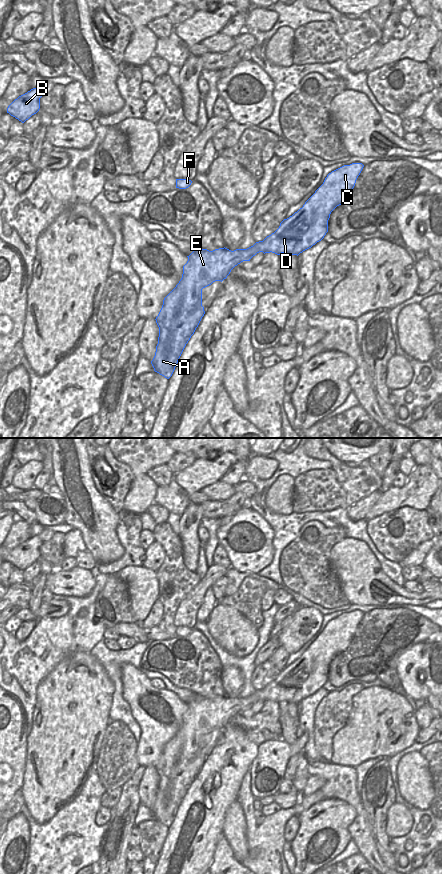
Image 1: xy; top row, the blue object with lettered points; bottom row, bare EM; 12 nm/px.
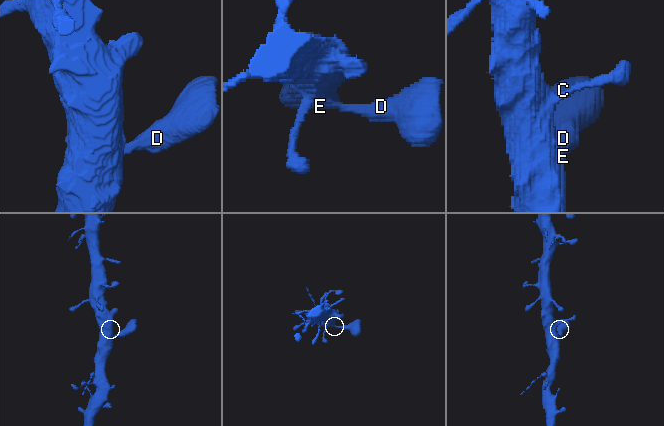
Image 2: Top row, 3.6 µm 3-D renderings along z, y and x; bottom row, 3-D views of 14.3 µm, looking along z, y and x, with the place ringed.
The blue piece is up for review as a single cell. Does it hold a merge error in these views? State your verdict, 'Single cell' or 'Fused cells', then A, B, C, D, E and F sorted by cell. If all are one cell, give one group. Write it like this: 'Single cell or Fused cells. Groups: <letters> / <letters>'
Single cell. Groups: A B C D E F

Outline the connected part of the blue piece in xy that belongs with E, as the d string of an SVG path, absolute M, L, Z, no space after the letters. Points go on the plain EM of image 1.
M352 611L344 613L327 623L323 632L305 650L302 656L292 664L284 667L279 676L267 684L263 689L256 690L247 697L236 697L231 699L227 696L219 696L213 699L196 695L189 703L187 711L183 714L182 726L176 735L164 746L162 756L156 765L159 775L158 792L151 812L154 819L169 827L178 811L178 808L198 775L205 762L202 754L202 737L215 729L223 729L231 718L243 709L250 707L259 700L275 701L280 703L299 703L321 689L328 680L328 668L331 660L339 653L345 651L349 646L356 628L364 613Z

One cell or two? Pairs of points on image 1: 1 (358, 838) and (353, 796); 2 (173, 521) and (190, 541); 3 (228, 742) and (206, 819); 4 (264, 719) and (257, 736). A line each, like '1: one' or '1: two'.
1: one
2: two
3: one
4: two

